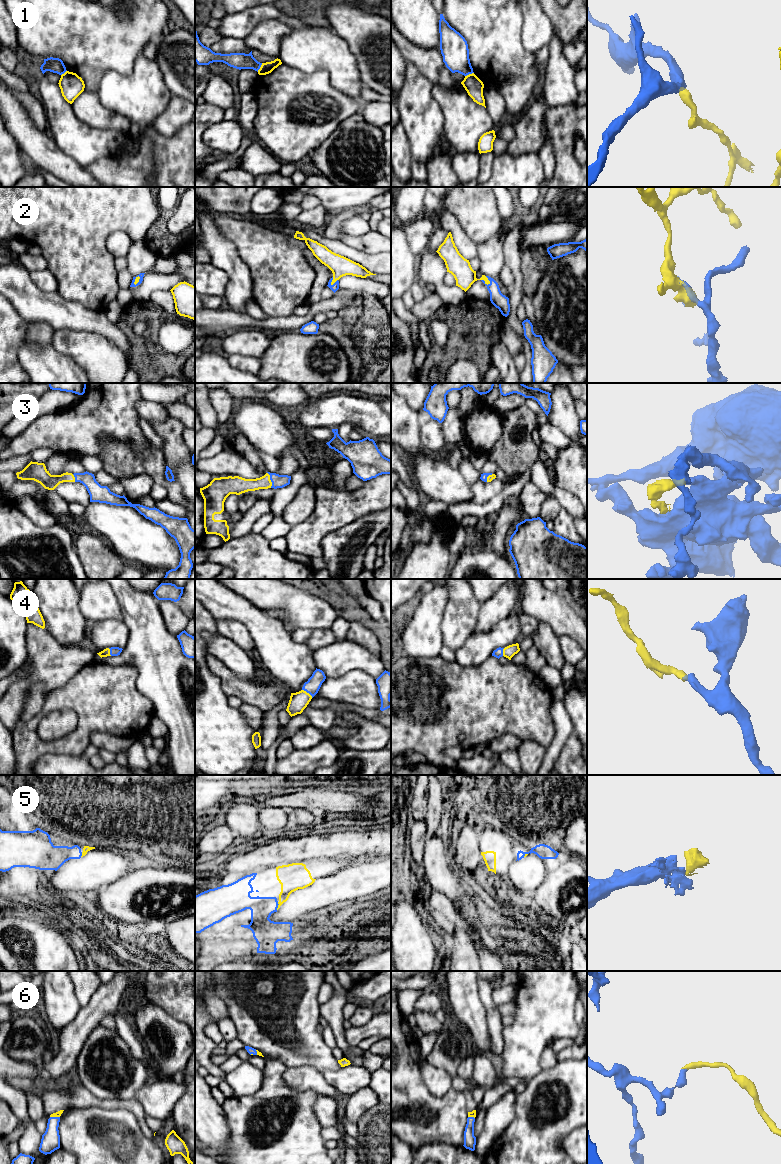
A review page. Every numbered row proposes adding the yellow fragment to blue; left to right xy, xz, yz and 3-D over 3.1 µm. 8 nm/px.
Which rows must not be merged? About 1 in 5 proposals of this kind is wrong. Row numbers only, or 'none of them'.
1

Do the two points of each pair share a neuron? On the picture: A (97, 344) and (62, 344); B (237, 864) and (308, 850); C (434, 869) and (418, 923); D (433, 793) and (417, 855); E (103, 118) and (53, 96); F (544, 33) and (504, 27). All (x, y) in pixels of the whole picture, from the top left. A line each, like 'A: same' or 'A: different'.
A: same
B: same
C: different
D: same
E: different
F: different

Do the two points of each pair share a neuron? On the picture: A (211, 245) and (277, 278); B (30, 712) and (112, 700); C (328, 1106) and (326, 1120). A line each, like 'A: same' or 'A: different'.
A: different
B: different
C: same

